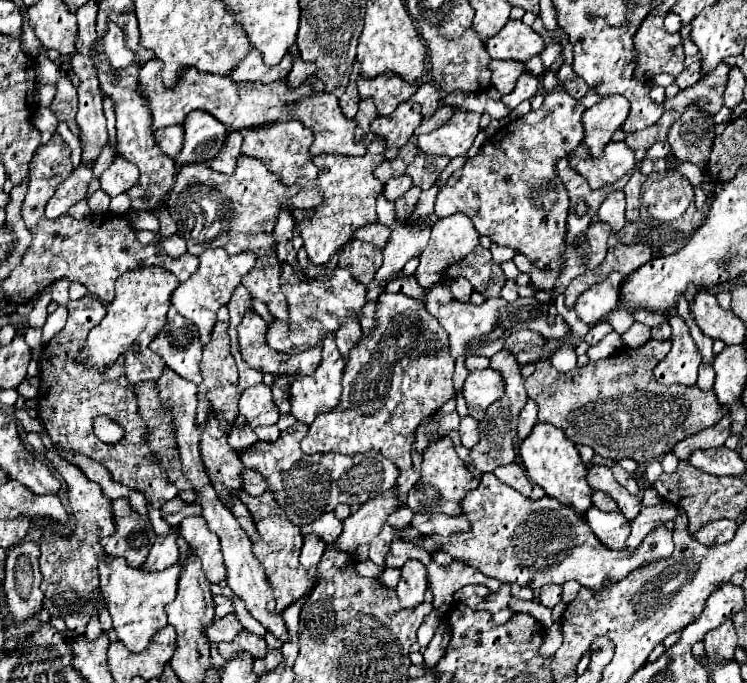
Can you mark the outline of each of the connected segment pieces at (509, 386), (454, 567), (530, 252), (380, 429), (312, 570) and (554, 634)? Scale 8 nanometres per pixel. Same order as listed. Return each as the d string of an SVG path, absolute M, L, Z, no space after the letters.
M500 350L496 356L492 356L490 368L494 368L502 374L504 384L506 384L506 394L496 404L492 404L492 408L488 408L488 416L484 416L484 420L480 420L482 438L480 438L480 444L476 444L476 448L470 450L472 464L480 472L492 472L498 466L506 466L506 464L512 464L516 460L514 438L516 438L516 428L518 428L518 414L528 400L526 390L524 390L524 378L520 372L520 364L510 350Z
M458 558L452 560L448 566L432 560L428 566L428 576L430 576L430 586L434 590L434 602L432 604L440 614L446 614L446 604L452 604L454 592L460 590L462 586L484 584L490 590L500 588L500 580L478 572L476 568L472 568L470 564L466 564Z
M564 90L548 92L540 110L532 110L522 118L512 120L508 126L500 128L492 138L484 142L478 156L468 160L460 170L456 170L446 188L438 192L436 216L444 218L456 212L466 214L480 236L488 236L498 246L510 246L524 254L540 270L558 270L562 246L566 238L566 216L568 216L568 192L556 174L556 164L560 158L574 152L582 138L582 112L586 108L568 96Z
M384 292L378 298L376 330L372 332L372 336L362 338L360 344L350 352L348 366L342 378L344 390L338 408L314 420L306 438L302 440L302 450L308 454L316 450L334 450L342 454L374 450L380 454L388 454L388 460L392 460L400 470L412 468L412 432L424 416L434 414L442 404L446 404L454 396L452 374L454 360L448 350L448 336L444 336L436 320L428 316L424 302L418 302L404 294Z
M308 534L304 536L304 546L302 546L302 554L300 554L300 564L308 570L308 574L312 578L316 578L316 564L320 562L320 556L324 554L326 542L316 536L316 534Z
M554 622L546 632L544 632L544 644L540 646L540 654L544 658L550 658L562 644L562 628L558 622Z

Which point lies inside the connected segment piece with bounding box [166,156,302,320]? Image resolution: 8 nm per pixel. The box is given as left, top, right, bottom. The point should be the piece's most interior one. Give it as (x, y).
(238, 213)

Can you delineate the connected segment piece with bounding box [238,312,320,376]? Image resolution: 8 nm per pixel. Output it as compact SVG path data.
M248 312L238 326L240 352L250 368L274 376L312 376L310 370L320 364L320 348L308 348L308 352L292 352L292 356L284 356L282 352L272 352L272 348L268 348L266 332L268 326L256 312Z

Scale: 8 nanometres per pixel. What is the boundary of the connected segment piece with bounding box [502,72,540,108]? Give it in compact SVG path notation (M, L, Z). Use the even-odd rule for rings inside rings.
M524 72L514 88L514 92L510 92L508 96L502 96L502 102L508 106L508 108L516 108L520 102L524 100L530 100L532 96L536 96L538 92L538 86L540 86L540 78L534 76L532 72Z

